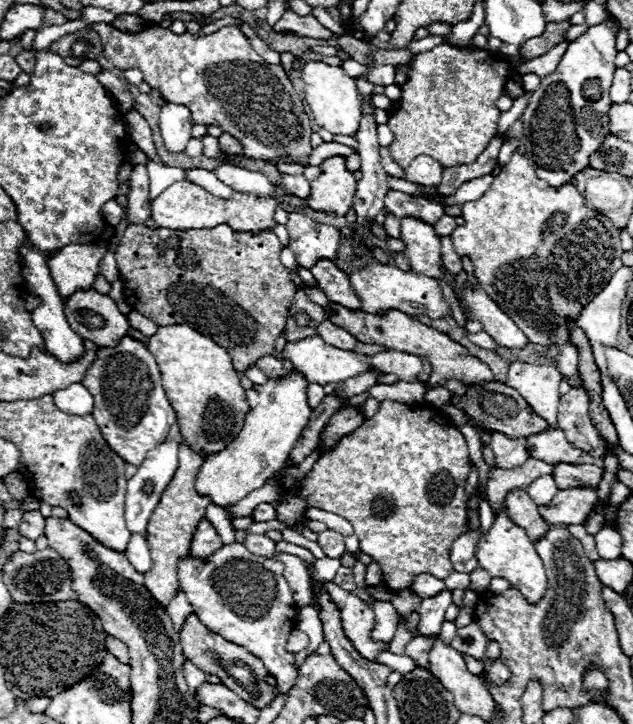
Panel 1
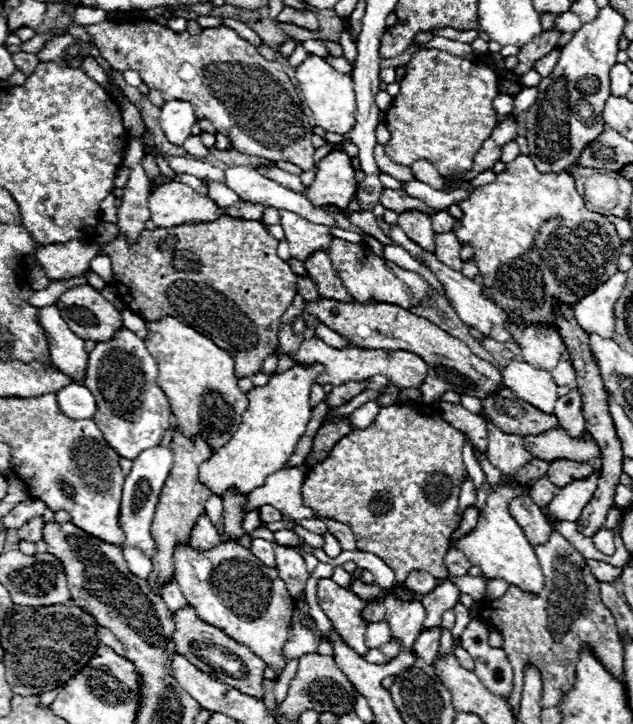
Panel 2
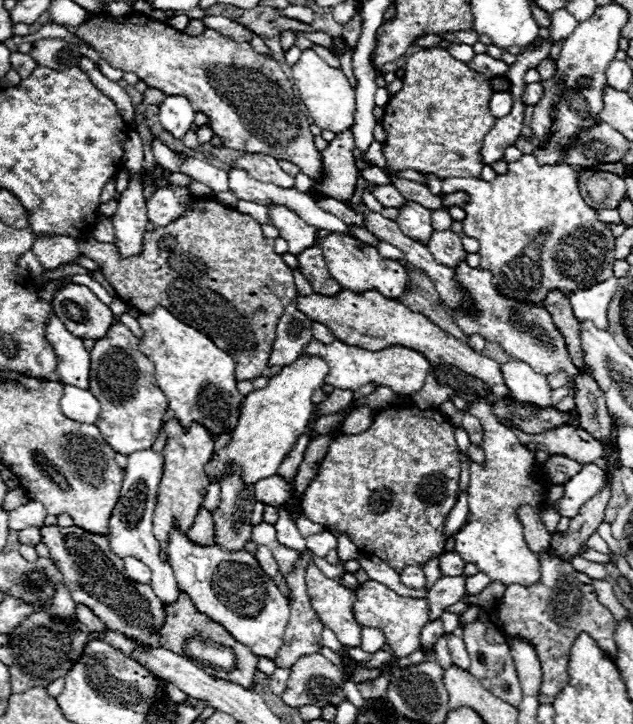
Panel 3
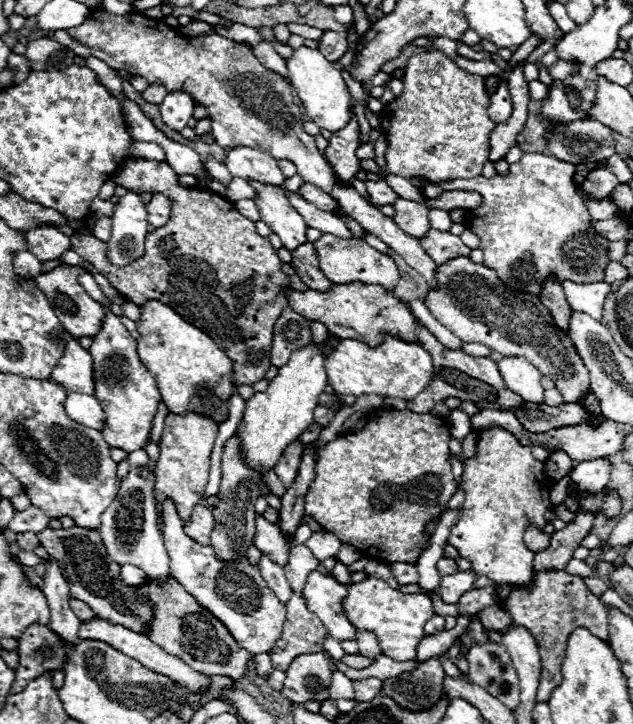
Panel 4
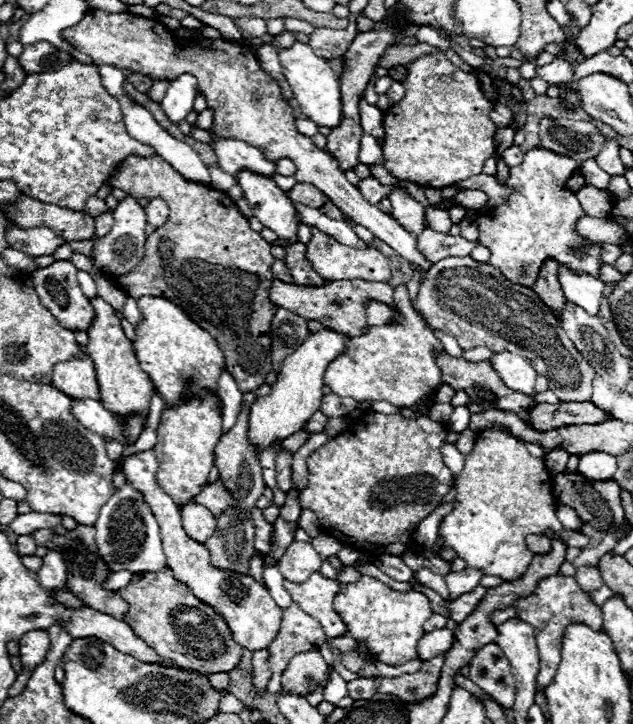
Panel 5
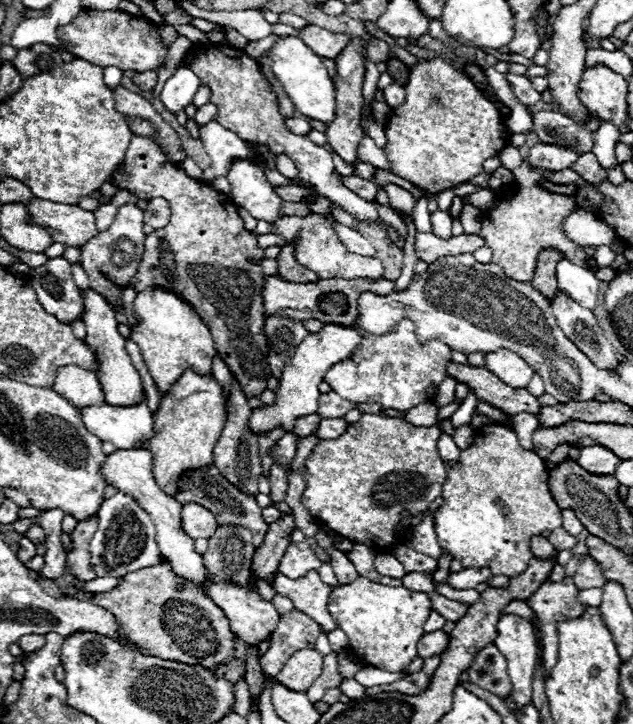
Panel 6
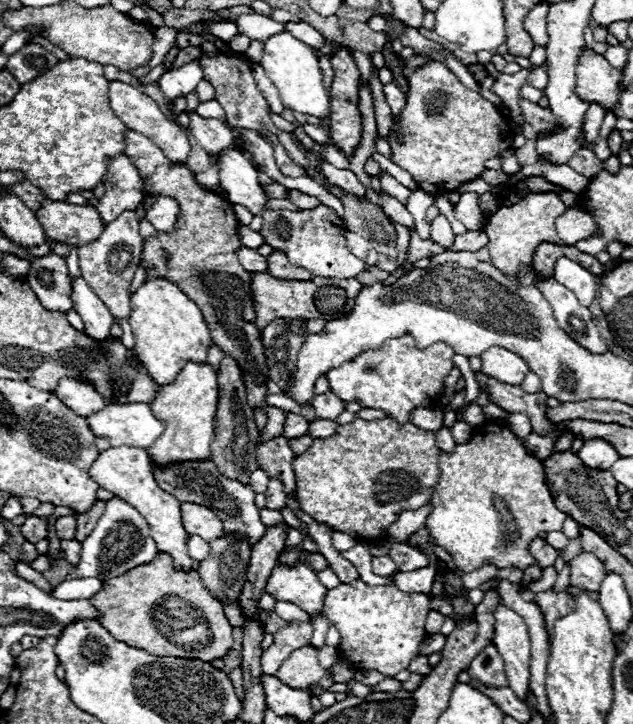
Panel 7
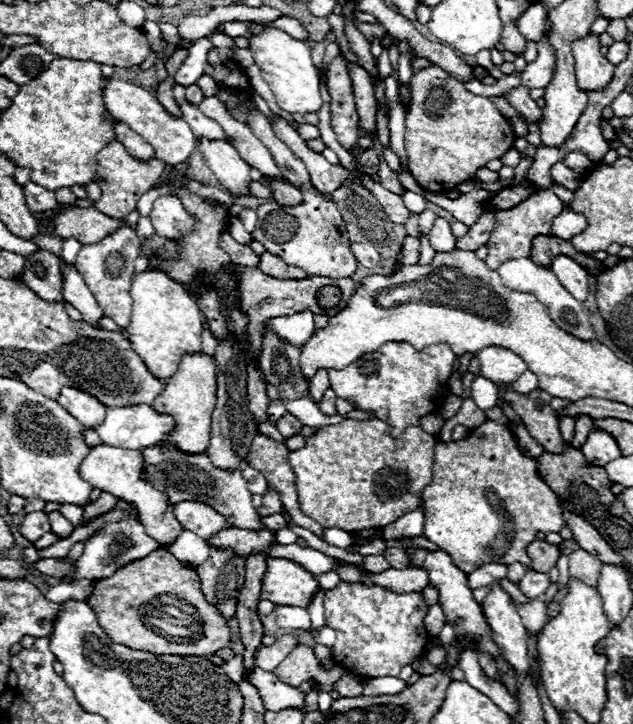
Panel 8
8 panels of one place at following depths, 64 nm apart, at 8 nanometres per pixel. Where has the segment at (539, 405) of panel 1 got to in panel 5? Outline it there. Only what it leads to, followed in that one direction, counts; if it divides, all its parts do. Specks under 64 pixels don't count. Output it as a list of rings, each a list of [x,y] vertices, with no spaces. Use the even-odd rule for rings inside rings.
[[[500,352],[490,358],[490,364],[496,368],[496,372],[500,372],[500,378],[504,380],[504,384],[508,384],[508,388],[524,392],[528,396],[536,396],[534,380],[538,374],[526,358],[512,352]]]

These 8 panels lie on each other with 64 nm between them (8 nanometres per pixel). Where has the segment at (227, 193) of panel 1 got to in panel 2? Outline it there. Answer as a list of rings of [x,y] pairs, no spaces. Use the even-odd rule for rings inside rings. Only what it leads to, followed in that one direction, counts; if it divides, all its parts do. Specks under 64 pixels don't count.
[[[202,180],[208,187],[208,196],[219,206],[228,207],[239,200],[238,195],[224,184]]]

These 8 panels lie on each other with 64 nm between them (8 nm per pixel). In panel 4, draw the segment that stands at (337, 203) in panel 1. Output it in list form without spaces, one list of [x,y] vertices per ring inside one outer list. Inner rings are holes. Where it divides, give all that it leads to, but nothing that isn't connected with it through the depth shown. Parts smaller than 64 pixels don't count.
[[[352,110],[352,124],[348,128],[342,128],[340,132],[334,132],[332,138],[328,140],[326,148],[326,160],[332,162],[332,168],[342,182],[350,182],[358,168],[360,168],[360,158],[356,156],[356,150],[360,148],[360,132],[358,132],[358,118]]]

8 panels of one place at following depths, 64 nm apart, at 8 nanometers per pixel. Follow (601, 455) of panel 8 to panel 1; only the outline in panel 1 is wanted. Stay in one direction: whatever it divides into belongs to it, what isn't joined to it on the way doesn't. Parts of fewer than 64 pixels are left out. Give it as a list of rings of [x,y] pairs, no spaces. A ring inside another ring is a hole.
[[[566,488],[560,490],[550,504],[538,506],[542,518],[550,524],[584,524],[586,516],[596,502],[596,492],[592,488]]]

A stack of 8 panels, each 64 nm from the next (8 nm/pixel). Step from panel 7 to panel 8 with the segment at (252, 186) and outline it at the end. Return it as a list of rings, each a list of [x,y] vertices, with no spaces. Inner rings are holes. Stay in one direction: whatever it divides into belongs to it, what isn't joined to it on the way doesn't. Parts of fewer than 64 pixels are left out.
[[[198,140],[198,148],[206,166],[214,172],[220,184],[232,194],[246,196],[250,182],[250,166],[238,156],[236,148],[226,140]]]

